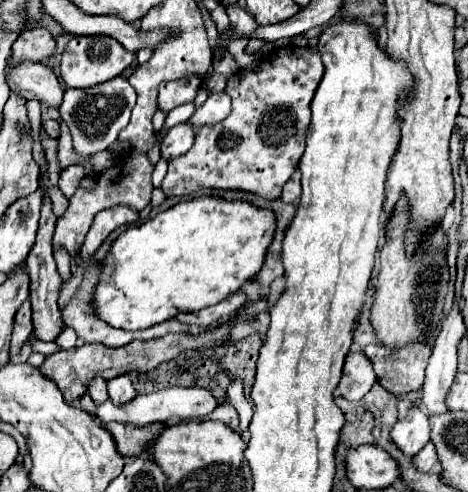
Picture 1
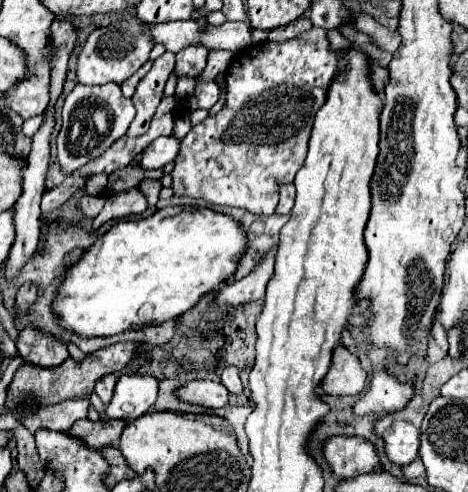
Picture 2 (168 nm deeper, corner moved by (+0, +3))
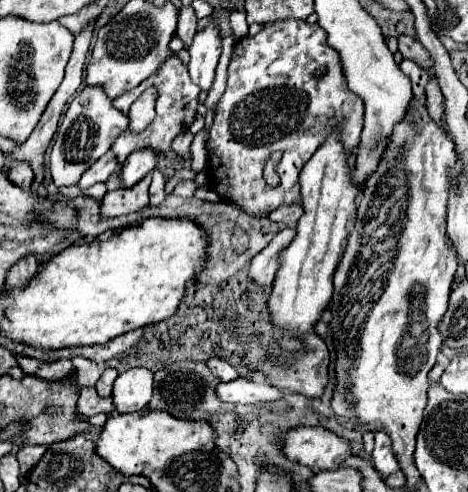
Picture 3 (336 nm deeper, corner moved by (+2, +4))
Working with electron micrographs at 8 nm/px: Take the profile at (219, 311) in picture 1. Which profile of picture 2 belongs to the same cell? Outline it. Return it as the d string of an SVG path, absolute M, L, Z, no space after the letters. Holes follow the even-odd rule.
M270 249L264 255L264 259L258 261L254 271L248 273L244 279L230 285L222 285L216 297L216 303L220 307L238 307L242 303L262 299L266 293L266 283L274 271L274 255L276 255L276 249Z

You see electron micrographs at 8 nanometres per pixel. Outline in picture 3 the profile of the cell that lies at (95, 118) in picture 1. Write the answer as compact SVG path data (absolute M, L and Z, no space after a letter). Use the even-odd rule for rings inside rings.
M84 86L80 94L76 94L68 104L64 120L58 128L54 148L50 152L52 154L50 172L52 172L54 184L58 188L76 184L82 172L90 168L100 156L104 156L114 144L114 140L128 130L128 124L130 124L128 114L114 108L112 100L106 98L106 92L102 90L102 86Z

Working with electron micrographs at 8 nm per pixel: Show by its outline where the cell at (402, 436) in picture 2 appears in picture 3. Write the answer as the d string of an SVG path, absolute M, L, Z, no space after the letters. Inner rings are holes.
M376 432L376 446L372 452L372 460L374 460L374 468L384 476L398 472L398 458L394 458L390 436L386 432Z

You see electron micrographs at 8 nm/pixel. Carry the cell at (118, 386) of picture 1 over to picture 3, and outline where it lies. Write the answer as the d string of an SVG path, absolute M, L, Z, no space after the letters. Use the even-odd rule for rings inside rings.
M130 368L116 378L112 390L116 414L146 410L150 398L152 398L152 372L148 368Z

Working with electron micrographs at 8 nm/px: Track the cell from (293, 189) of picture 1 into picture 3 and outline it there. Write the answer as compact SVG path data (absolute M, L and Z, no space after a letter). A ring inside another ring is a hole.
M296 202L296 204L290 204L290 206L280 206L268 218L274 220L274 222L280 222L280 224L286 224L286 226L294 226L300 216L302 216L302 208Z

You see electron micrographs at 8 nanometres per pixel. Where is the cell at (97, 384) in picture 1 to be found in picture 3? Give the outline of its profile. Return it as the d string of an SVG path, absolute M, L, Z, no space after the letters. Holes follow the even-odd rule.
M114 368L104 370L104 374L102 374L100 380L96 382L96 390L98 390L98 396L100 396L100 398L108 398L108 396L112 394L112 384L114 384L116 376L118 376L118 372L116 372Z

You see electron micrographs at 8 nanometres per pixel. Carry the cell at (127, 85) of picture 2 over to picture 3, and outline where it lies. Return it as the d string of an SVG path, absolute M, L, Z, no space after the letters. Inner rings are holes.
M170 56L166 62L162 62L162 68L156 70L156 74L152 74L148 80L140 82L134 90L128 90L128 94L122 94L118 98L114 98L114 107L124 114L128 114L131 104L150 86L156 86L158 88L158 100L156 100L156 118L154 122L140 134L132 134L130 130L126 130L122 136L116 138L114 146L112 146L112 152L118 160L118 166L124 164L124 160L128 158L130 152L138 150L138 148L144 148L144 146L150 146L154 148L156 152L166 152L168 158L176 158L176 154L170 150L170 142L174 140L176 134L184 132L190 128L194 116L196 116L196 106L198 106L198 94L200 94L200 88L192 84L190 76L188 76L188 70L186 66L180 62L178 56Z

